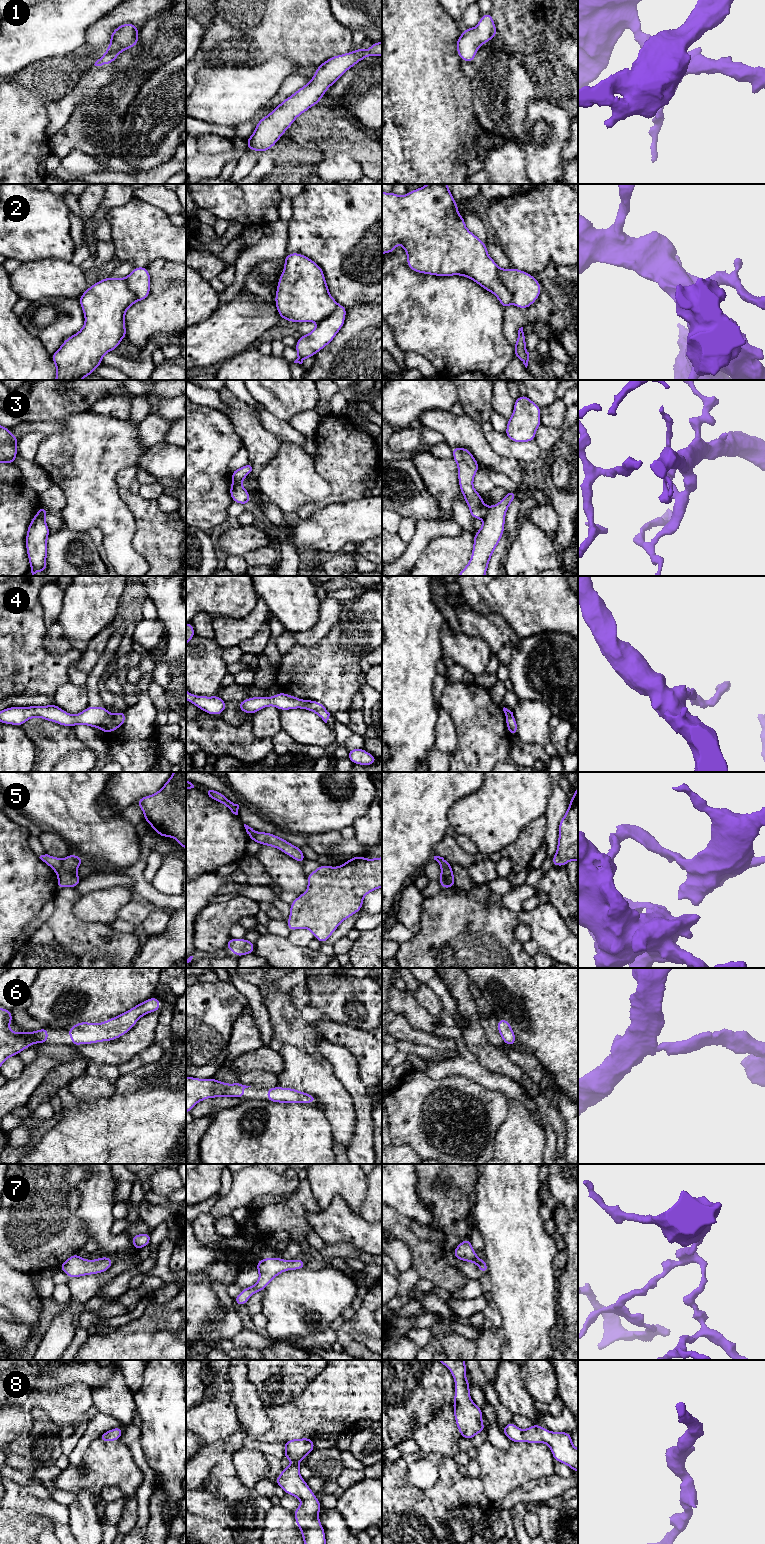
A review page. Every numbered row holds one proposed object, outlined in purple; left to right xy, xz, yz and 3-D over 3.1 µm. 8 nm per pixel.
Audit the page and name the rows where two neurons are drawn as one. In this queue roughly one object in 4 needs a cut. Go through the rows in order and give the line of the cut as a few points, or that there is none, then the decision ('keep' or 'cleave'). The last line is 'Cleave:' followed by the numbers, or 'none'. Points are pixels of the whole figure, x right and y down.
1: no cut | keep
2: yz (499, 268), (499, 278), (510, 292), (512, 302) | cleave
3: no cut | keep
4: xy (108, 713), (99, 728) | cleave
5: xy (62, 860), (62, 865), (56, 872) | cleave
6: no cut | keep
7: no cut | keep
8: no cut | keep
Cleave: 2, 4, 5

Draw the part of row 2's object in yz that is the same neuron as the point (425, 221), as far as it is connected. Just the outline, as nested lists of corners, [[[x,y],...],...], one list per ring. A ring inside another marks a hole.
[[[427,184],[400,197],[394,192],[382,191],[382,254],[392,253],[400,243],[407,253],[407,266],[418,273],[434,276],[465,276],[475,281],[486,291],[493,293],[505,309],[512,303],[512,294],[501,281],[496,262],[487,253],[487,244],[470,232],[464,216],[457,213],[459,206],[447,184]]]

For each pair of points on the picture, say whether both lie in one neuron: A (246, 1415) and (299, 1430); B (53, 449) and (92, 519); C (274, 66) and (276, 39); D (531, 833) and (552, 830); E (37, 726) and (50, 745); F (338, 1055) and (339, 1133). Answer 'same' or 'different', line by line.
A: different
B: same
C: different
D: different
E: same
F: different

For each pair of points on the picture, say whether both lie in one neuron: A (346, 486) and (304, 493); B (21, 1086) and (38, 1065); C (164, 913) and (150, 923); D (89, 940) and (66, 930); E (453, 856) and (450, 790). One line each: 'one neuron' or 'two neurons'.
A: two neurons
B: one neuron
C: one neuron
D: one neuron
E: two neurons

